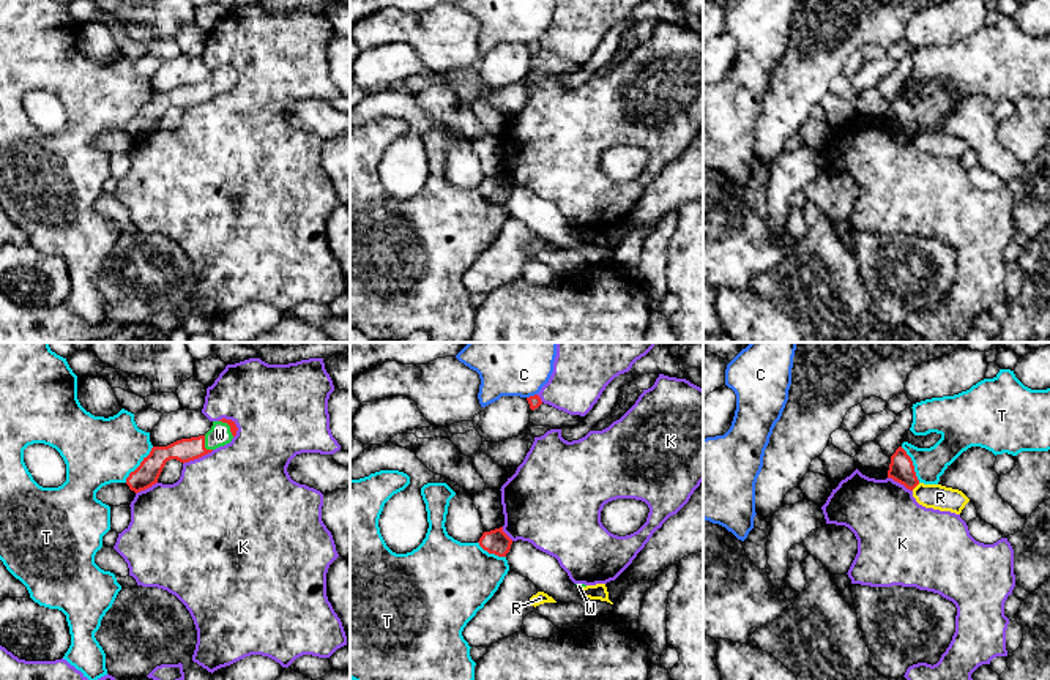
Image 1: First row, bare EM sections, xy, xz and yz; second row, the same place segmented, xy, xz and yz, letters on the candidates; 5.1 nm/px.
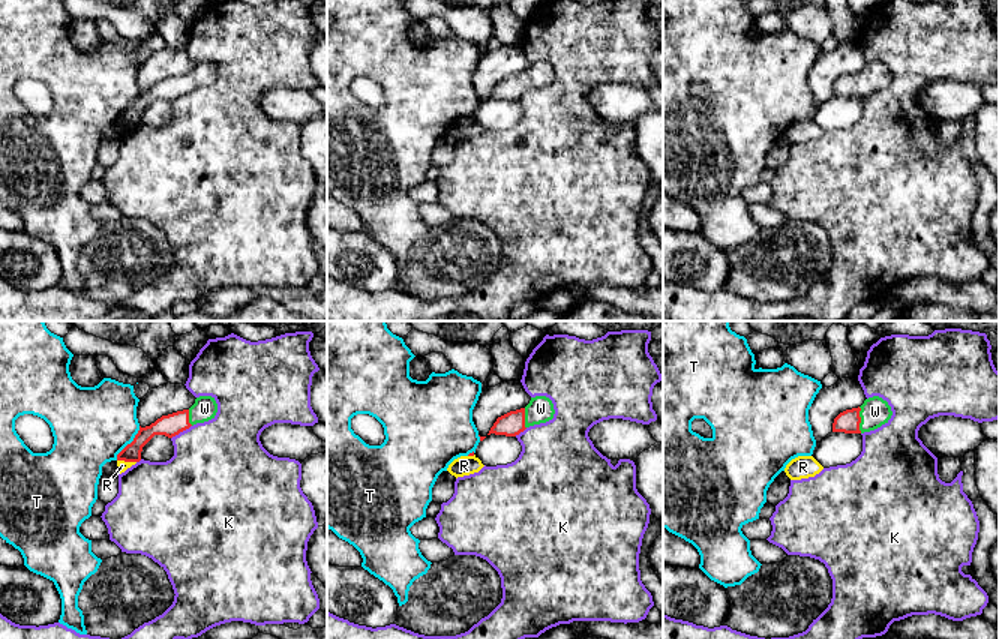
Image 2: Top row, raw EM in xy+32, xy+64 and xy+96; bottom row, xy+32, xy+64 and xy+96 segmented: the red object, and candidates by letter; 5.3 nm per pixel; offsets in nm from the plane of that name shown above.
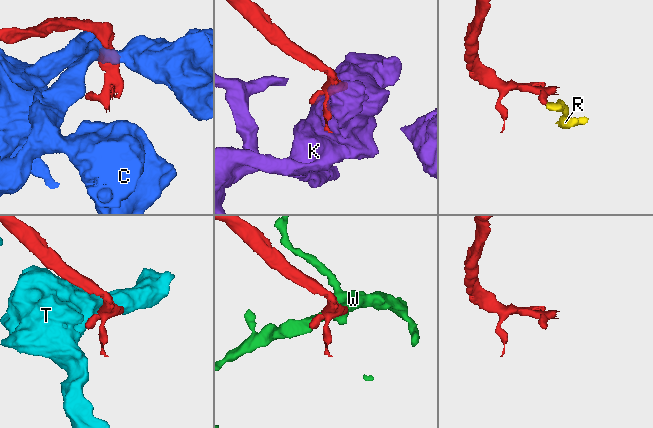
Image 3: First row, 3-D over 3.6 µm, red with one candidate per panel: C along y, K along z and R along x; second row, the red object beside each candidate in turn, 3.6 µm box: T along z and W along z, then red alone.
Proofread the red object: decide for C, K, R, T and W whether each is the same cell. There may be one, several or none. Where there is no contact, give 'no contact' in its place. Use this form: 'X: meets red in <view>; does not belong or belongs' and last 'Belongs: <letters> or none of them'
C: meets red in xz; does not belong
K: meets red in xy; does not belong
R: meets red in yz; does not belong
T: meets red in xy; does not belong
W: meets red in xy; belongs
Belongs: W

